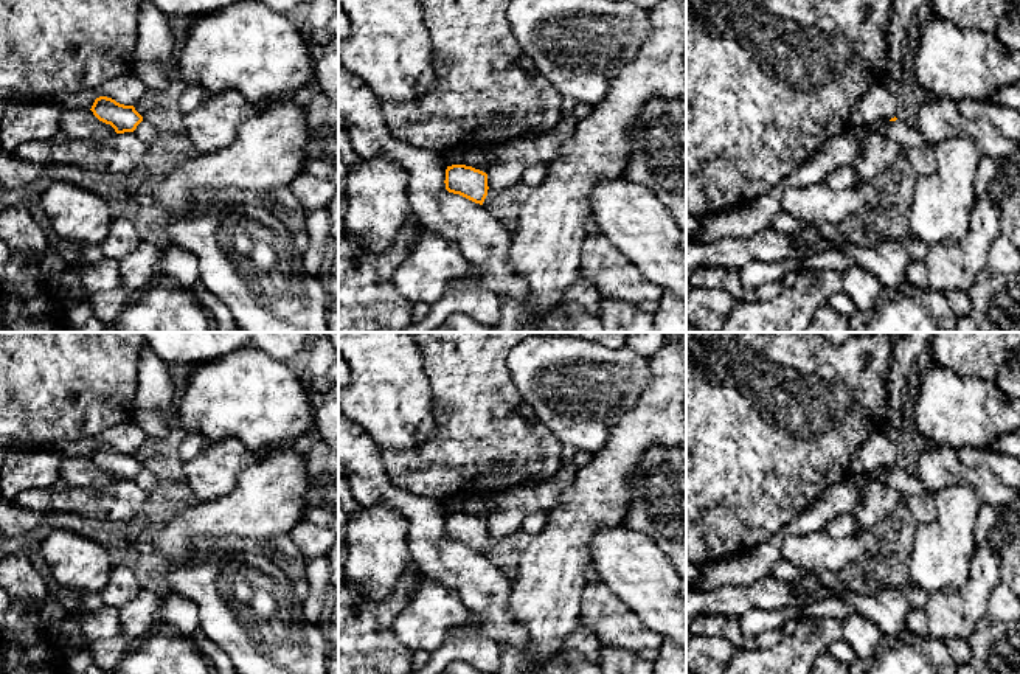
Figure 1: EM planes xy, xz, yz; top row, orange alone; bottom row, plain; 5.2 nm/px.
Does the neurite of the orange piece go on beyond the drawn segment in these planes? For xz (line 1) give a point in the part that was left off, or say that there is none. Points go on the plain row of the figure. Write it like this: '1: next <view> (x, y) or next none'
1: next none

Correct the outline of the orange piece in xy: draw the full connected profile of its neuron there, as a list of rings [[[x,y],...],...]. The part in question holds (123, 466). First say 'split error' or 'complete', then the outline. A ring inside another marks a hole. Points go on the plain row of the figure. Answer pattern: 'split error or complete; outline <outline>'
complete; outline [[[107,444],[96,446],[90,458],[99,469],[110,472],[116,481],[134,480],[143,469],[134,453],[120,452]]]

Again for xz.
complete; outline [[[452,512],[446,517],[446,537],[483,553],[487,544],[487,522],[466,512]]]

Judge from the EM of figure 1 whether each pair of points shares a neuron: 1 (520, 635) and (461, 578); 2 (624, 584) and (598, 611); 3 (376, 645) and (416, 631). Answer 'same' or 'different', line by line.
1: same
2: different
3: different

